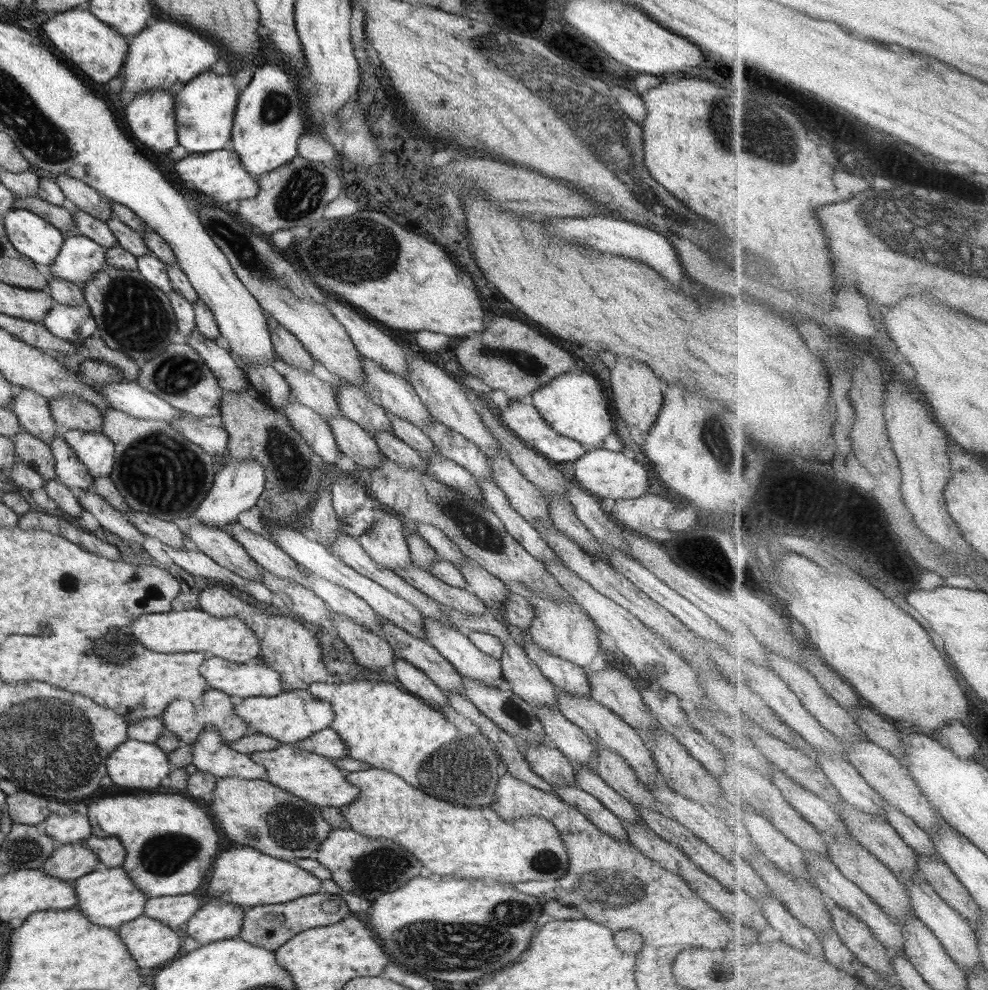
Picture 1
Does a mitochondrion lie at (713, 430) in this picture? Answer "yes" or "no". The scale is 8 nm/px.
yes

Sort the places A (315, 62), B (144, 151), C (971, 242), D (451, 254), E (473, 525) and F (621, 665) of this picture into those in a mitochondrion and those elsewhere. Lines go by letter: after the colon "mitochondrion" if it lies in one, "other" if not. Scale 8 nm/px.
A: other
B: other
C: mitochondrion
D: other
E: mitochondrion
F: other

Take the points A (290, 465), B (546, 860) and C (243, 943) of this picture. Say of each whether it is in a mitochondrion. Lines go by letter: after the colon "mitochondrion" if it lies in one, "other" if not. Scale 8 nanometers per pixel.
A: mitochondrion
B: mitochondrion
C: other

